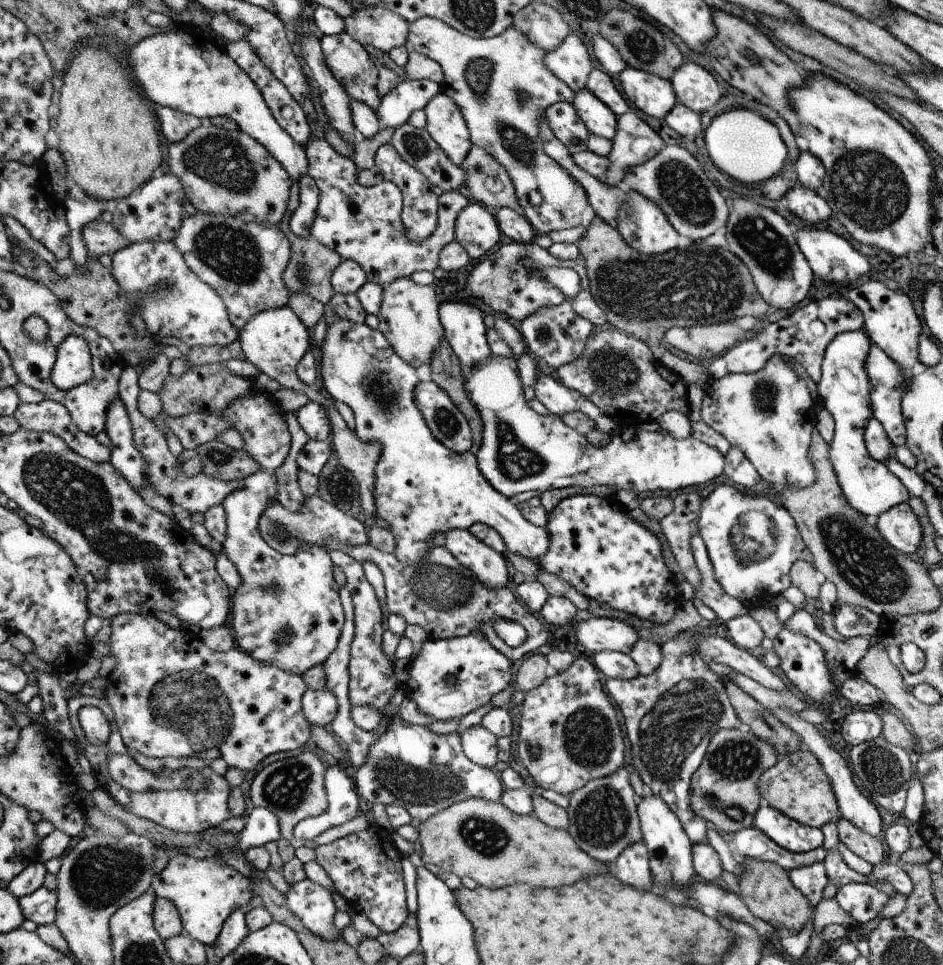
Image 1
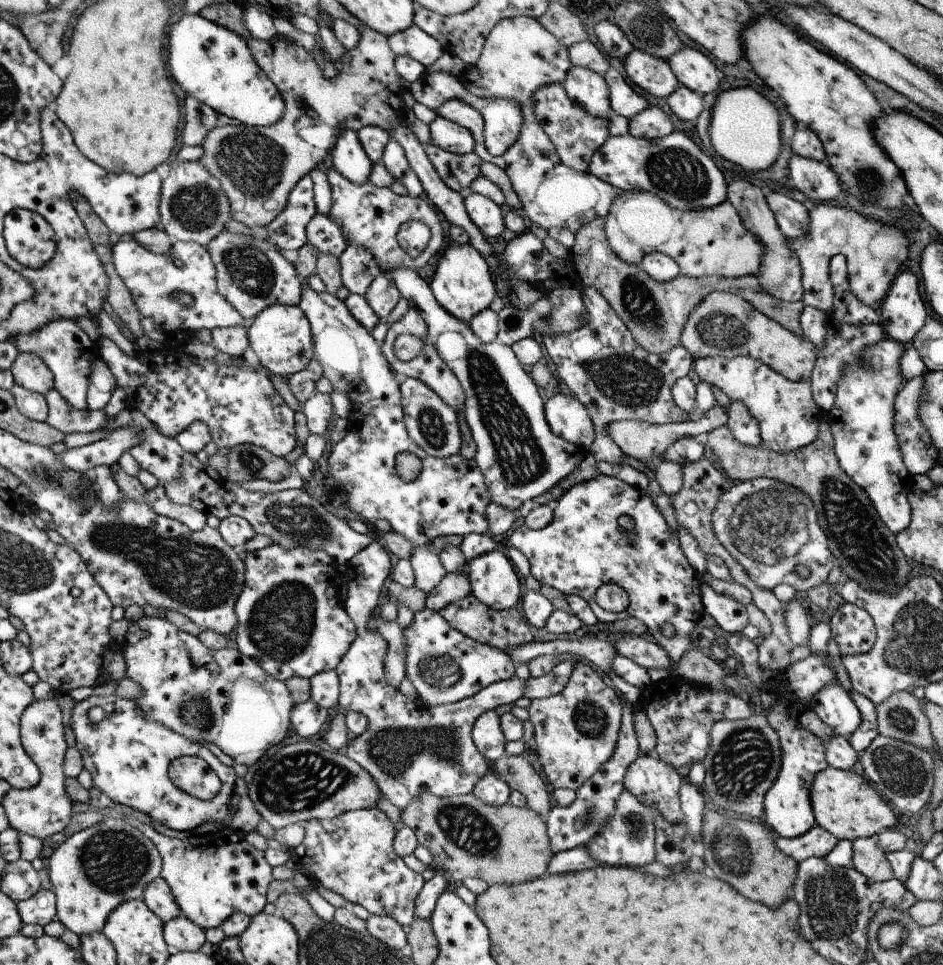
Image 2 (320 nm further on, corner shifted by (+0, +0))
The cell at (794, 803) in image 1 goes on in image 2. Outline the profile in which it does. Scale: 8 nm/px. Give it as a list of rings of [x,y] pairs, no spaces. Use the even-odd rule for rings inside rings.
[[[827,766],[815,774],[810,789],[810,802],[815,821],[837,839],[850,839],[878,836],[882,831],[896,824],[897,814],[887,804],[874,786],[853,770],[842,770]]]

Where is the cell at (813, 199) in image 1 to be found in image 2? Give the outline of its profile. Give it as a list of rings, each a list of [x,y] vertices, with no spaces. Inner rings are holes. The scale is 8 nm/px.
[[[793,153],[789,171],[791,184],[815,202],[828,202],[840,194],[841,180],[828,162]]]

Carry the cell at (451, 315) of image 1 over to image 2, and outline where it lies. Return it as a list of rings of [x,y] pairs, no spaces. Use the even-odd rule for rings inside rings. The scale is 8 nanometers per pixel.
[[[469,242],[463,245],[452,243],[446,247],[437,264],[431,282],[434,296],[441,305],[453,313],[456,319],[470,324],[496,296],[495,281],[487,260]]]

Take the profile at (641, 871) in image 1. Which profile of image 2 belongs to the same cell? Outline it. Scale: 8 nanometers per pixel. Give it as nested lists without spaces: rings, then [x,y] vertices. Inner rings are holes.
[[[623,790],[616,802],[616,810],[608,824],[586,846],[590,856],[608,867],[644,867],[657,861],[655,853],[655,824],[651,806]]]

